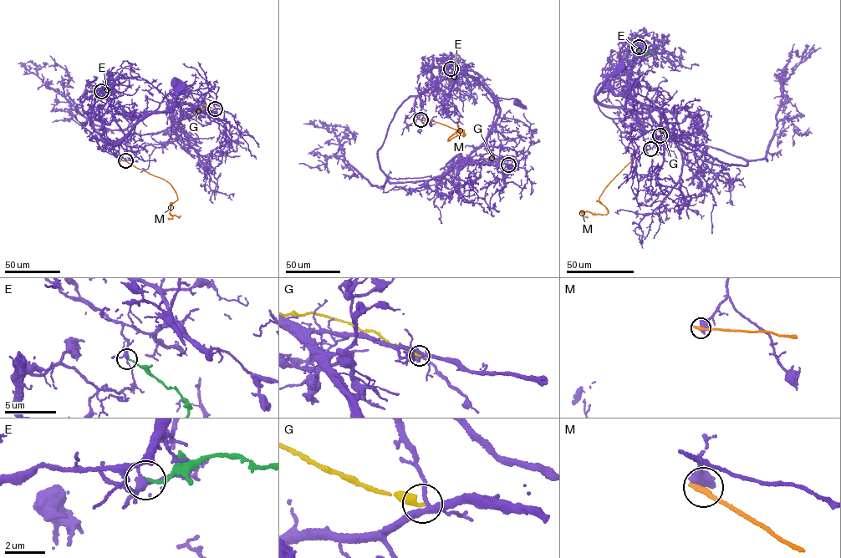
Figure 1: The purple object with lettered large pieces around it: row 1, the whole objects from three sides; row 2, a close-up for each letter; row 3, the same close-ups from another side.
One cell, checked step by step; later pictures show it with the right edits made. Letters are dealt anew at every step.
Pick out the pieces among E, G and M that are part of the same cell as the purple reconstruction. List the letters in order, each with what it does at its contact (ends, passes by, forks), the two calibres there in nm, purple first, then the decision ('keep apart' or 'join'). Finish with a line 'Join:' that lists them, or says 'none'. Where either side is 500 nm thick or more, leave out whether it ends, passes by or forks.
E: it ends there; 240 nm thick on the purple side, 150 nm on the other; keep apart
G: it ends there; 190 nm thick on the purple side, 360 nm on the other; keep apart
M: 650 nm thick on the purple side, 360 nm on the other; keep apart
Join: none

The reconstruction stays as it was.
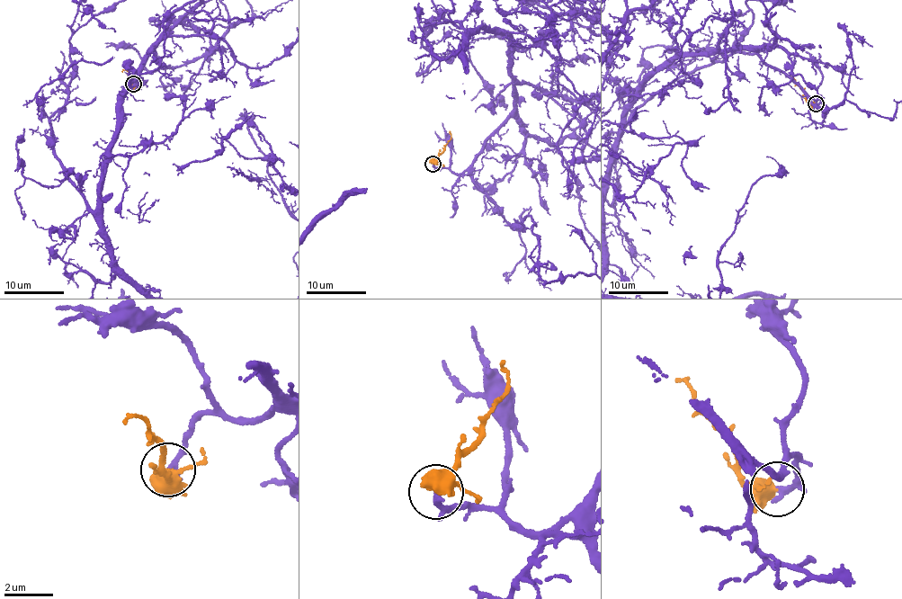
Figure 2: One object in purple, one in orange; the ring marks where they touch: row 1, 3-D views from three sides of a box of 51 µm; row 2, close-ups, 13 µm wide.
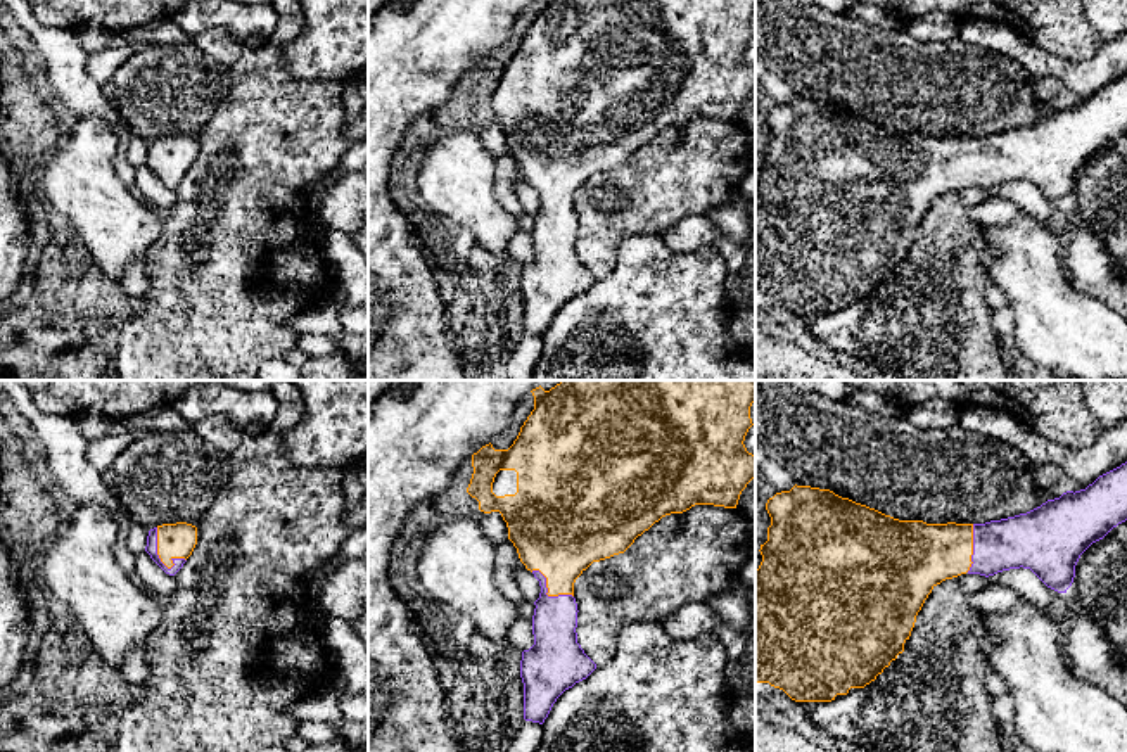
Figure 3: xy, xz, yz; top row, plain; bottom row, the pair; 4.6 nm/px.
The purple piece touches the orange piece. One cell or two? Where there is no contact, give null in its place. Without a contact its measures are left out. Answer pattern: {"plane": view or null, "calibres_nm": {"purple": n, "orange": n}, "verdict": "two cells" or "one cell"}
{"plane": "xy", "calibres_nm": {"purple": 60, "orange": 160}, "verdict": "one cell"}

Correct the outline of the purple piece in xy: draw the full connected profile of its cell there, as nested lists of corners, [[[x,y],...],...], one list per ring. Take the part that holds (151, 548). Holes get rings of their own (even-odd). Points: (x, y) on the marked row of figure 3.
[[[187,522],[162,524],[149,531],[145,551],[169,576],[175,576],[197,545],[197,527]]]

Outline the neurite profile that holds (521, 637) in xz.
[[[519,617],[506,633],[506,645],[520,652],[534,645],[532,619]]]

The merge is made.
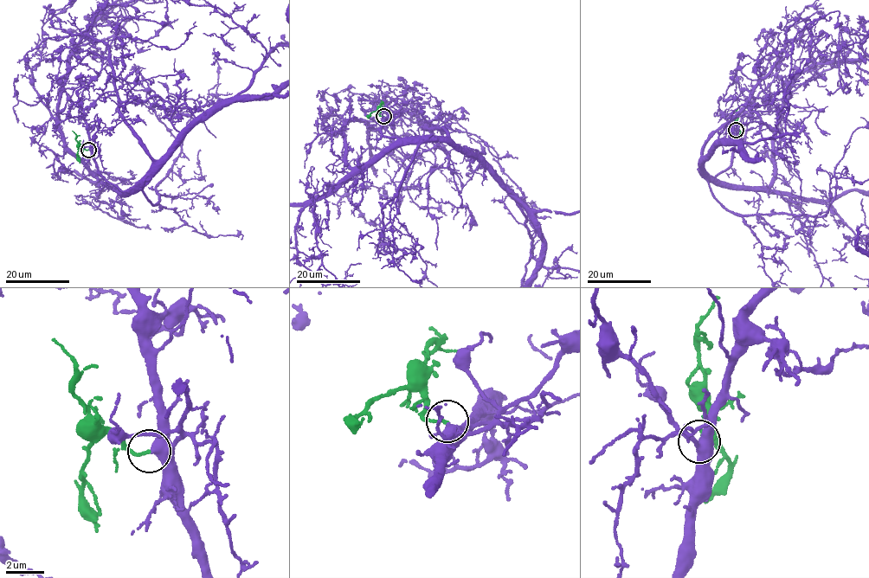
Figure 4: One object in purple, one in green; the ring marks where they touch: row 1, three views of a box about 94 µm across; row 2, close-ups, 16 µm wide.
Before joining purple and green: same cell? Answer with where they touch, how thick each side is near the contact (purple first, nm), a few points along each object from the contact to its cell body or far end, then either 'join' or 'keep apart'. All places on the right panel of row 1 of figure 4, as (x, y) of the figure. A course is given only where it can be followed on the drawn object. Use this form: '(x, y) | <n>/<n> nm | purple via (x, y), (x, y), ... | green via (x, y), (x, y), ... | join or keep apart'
(736, 130) | 600/150 nm | purple via (737, 130), (729, 166), (713, 177), (702, 160), (721, 144), (739, 148), (722, 154), (716, 144), (762, 93) | join

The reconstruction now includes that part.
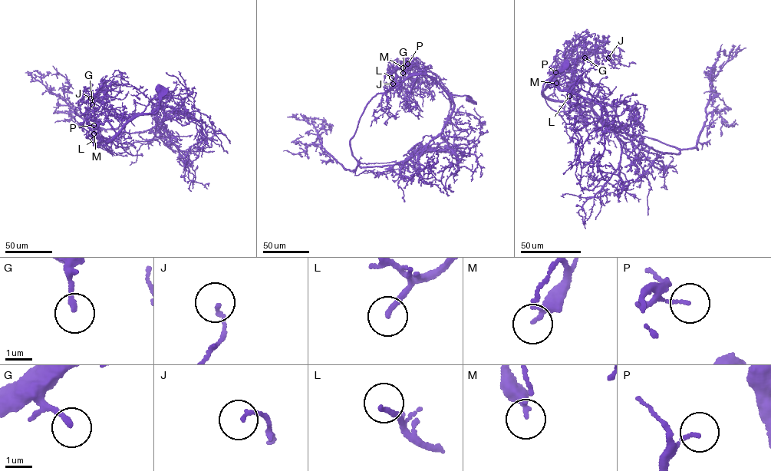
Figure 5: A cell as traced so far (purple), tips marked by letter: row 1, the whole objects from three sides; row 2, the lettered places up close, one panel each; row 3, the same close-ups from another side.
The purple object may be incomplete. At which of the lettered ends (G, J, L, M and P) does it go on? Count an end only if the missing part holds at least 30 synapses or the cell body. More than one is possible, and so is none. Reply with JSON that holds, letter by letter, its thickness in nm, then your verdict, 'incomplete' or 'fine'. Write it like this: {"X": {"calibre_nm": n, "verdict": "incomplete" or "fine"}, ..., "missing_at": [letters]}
{"G": {"calibre_nm": 200, "verdict": "incomplete"}, "J": {"calibre_nm": 110, "verdict": "fine"}, "L": {"calibre_nm": 170, "verdict": "incomplete"}, "M": {"calibre_nm": 280, "verdict": "fine"}, "P": {"calibre_nm": 110, "verdict": "fine"}, "missing_at": ["G", "L"]}

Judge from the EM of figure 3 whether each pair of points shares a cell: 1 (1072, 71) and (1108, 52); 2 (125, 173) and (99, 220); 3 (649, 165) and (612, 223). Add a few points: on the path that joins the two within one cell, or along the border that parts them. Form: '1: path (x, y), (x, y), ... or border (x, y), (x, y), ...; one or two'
1: path (1081, 71), (1089, 71), (1100, 61); one
2: border (116, 139), (114, 172), (128, 189); two
3: path (649, 178), (649, 187), (626, 210); one

